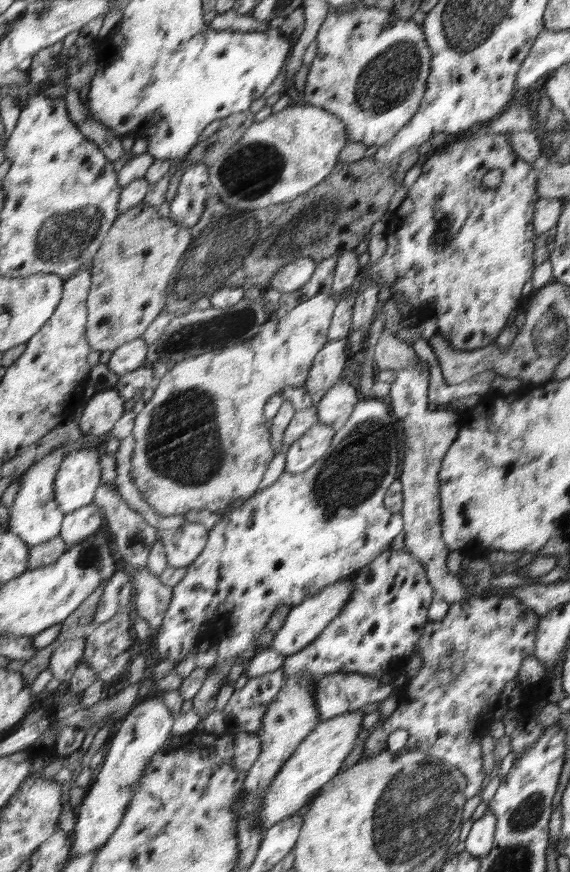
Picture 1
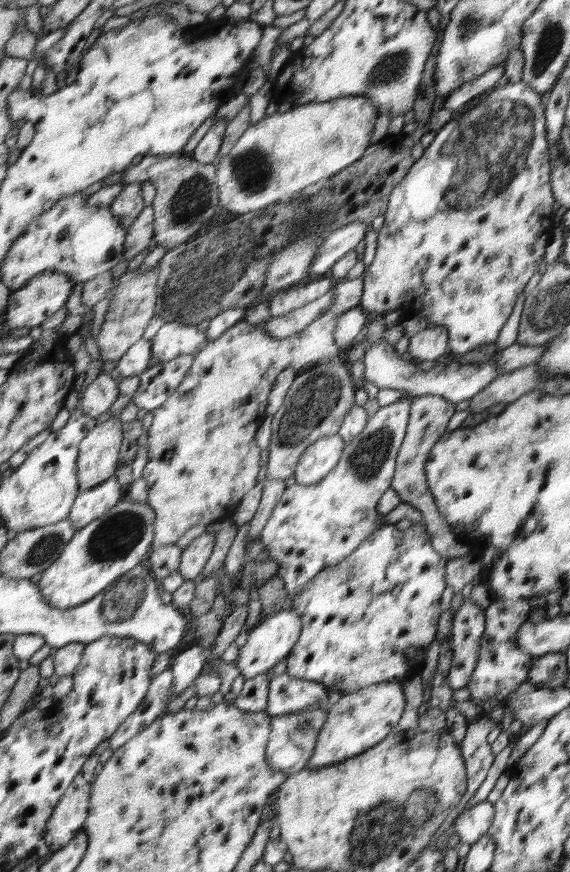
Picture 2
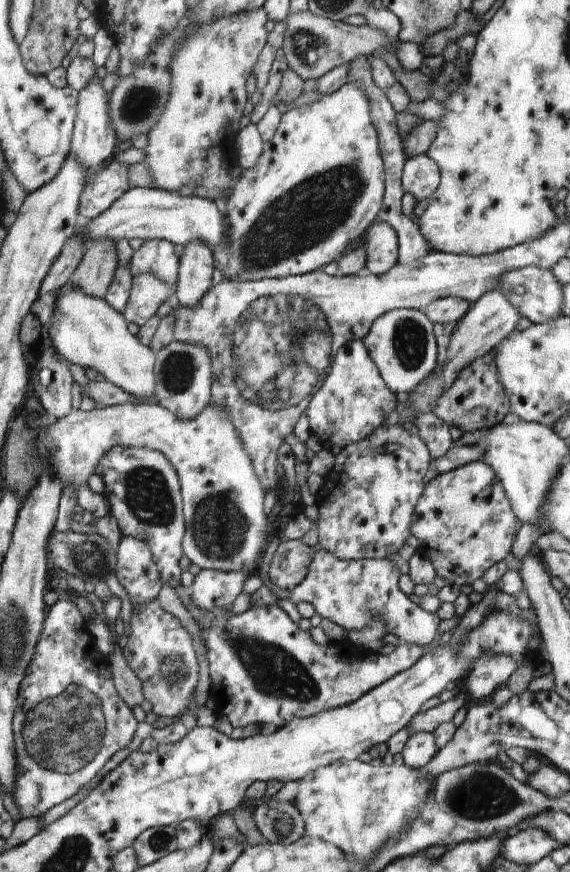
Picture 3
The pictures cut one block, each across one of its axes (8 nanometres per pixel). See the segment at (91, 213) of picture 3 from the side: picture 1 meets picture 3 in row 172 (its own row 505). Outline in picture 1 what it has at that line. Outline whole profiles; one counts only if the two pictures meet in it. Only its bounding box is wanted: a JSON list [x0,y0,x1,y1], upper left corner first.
[94,485,160,567]

